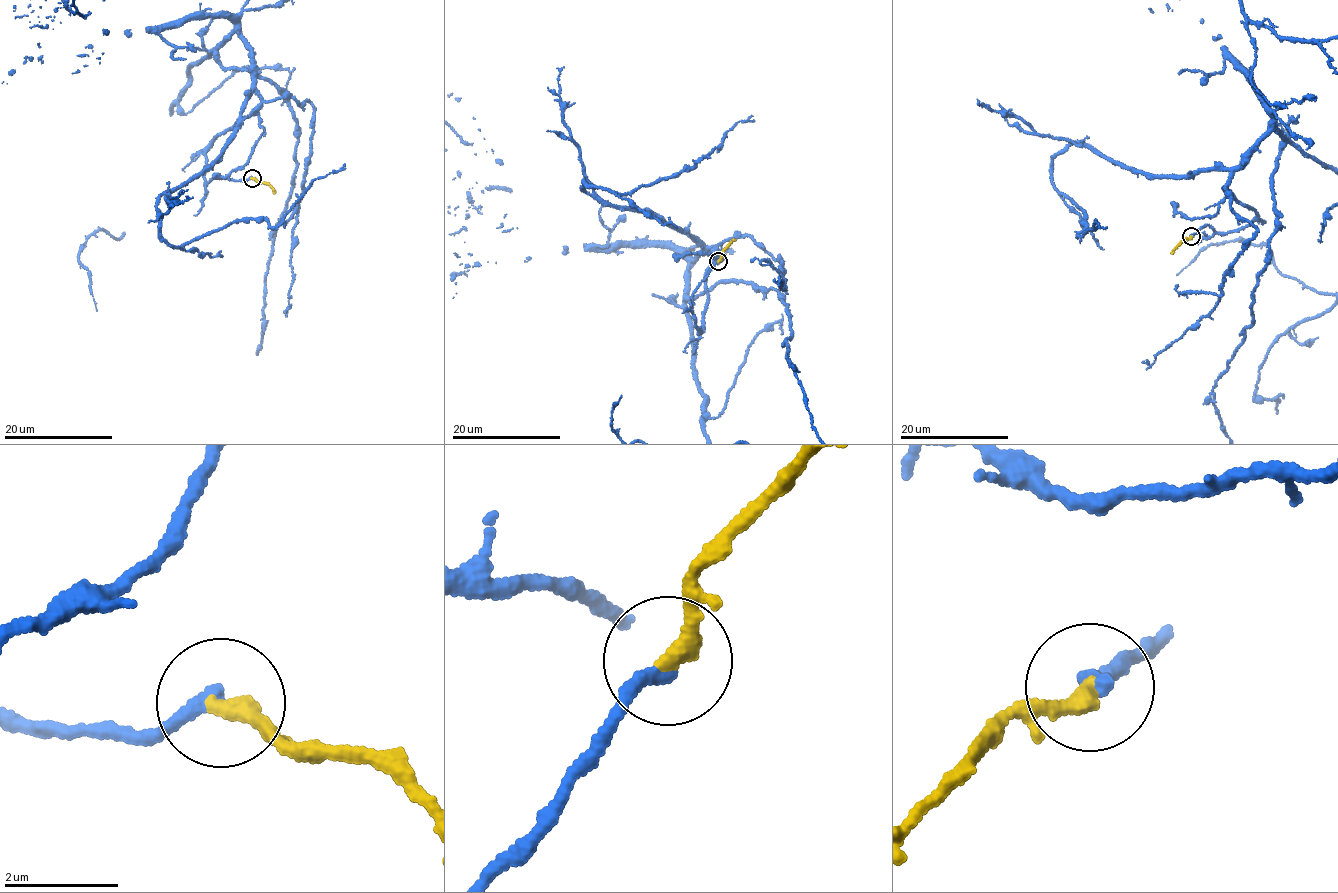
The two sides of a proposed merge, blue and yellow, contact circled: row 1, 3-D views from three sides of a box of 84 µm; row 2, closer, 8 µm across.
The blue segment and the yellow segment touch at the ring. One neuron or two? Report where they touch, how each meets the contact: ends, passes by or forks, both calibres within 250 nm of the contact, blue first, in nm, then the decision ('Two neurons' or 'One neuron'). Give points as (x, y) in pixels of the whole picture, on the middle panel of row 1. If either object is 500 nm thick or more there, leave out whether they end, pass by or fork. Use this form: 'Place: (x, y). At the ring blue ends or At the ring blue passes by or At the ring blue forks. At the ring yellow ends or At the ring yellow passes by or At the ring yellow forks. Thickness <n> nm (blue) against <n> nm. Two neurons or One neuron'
Place: (718, 261). At the ring blue ends. At the ring yellow ends. Thickness 280 nm (blue) against 360 nm. One neuron

